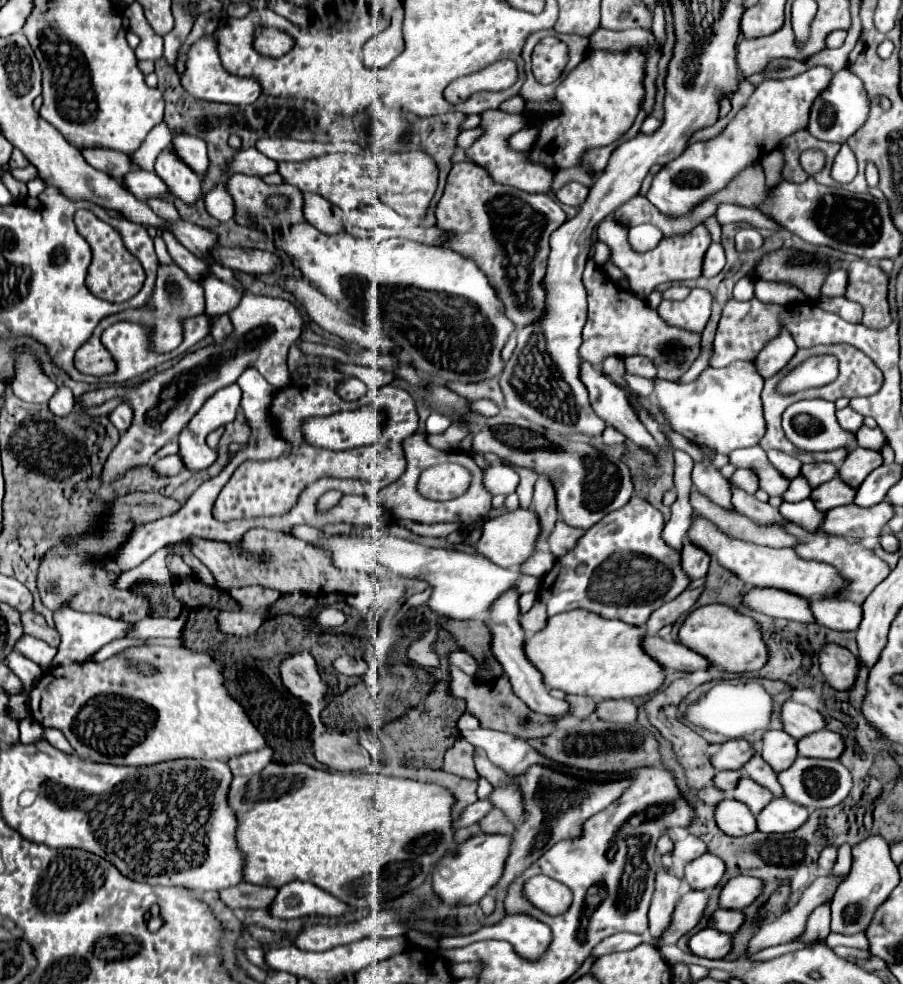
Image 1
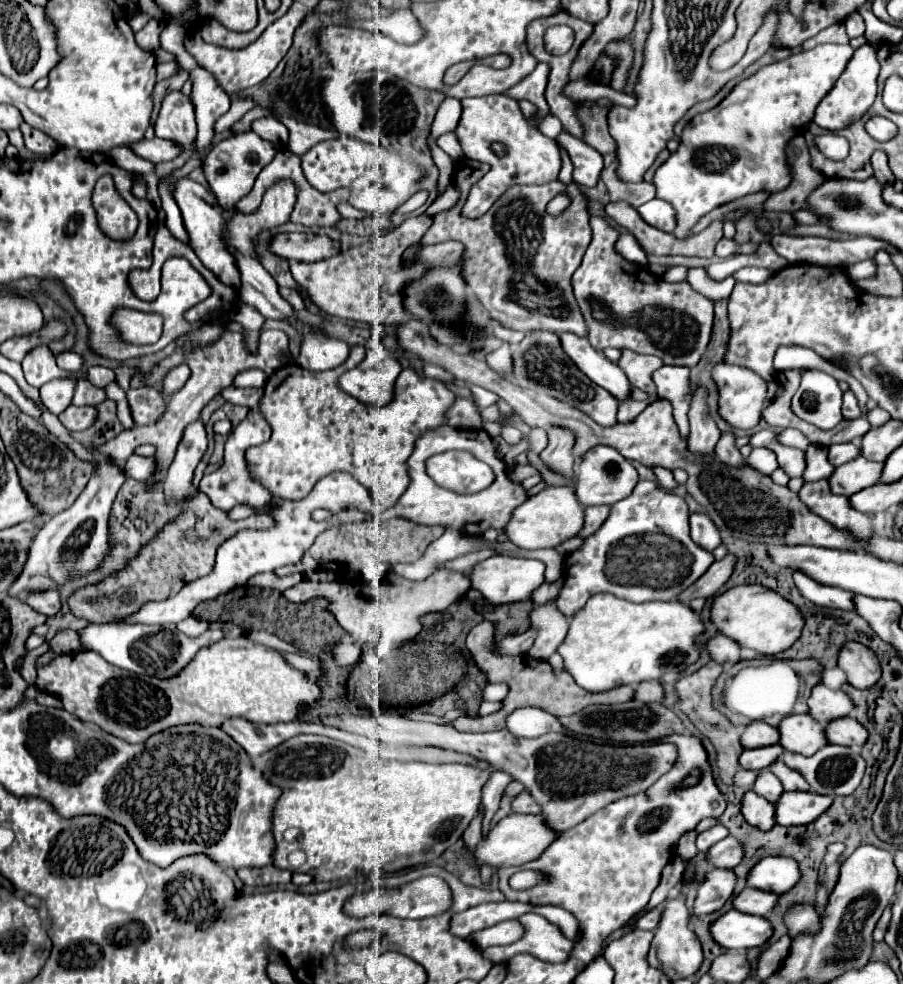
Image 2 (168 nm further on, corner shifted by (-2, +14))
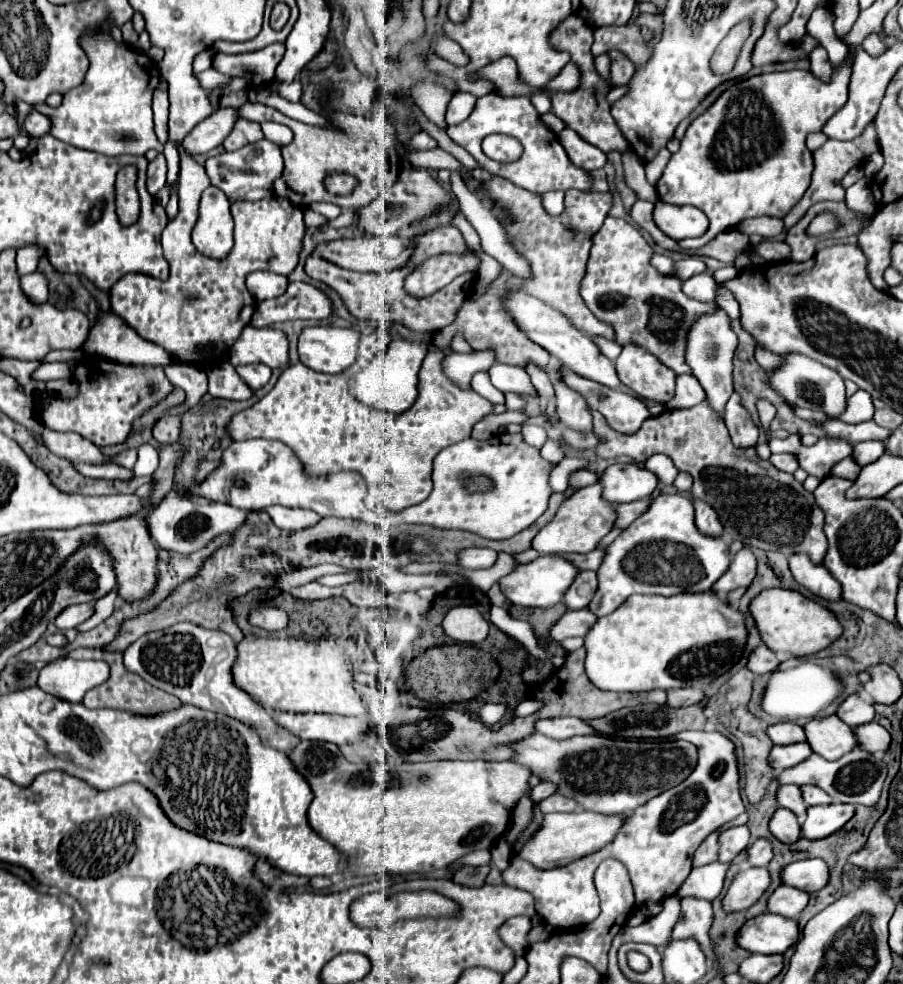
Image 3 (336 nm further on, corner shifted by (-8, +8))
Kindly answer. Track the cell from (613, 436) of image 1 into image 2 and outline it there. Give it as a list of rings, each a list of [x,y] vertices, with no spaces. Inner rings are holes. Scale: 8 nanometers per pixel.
[[[624,400],[622,404],[620,404],[620,408],[618,408],[618,422],[630,422],[630,420],[634,420],[646,406],[650,404],[650,400],[648,402],[636,402],[636,400]]]

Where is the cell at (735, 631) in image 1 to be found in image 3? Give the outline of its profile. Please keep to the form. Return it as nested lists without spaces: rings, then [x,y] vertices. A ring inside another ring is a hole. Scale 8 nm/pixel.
[[[782,588],[762,590],[760,596],[752,600],[750,612],[760,628],[762,640],[766,642],[770,650],[776,650],[776,652],[792,652],[796,656],[810,656],[828,648],[844,632],[834,612],[802,596],[796,590],[782,590]]]

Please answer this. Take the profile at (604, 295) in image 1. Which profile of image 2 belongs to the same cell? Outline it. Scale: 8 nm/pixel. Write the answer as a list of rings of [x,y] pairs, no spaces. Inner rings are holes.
[[[590,218],[590,226],[592,240],[580,268],[572,276],[572,286],[586,320],[592,348],[628,348],[640,354],[658,356],[664,364],[696,366],[712,332],[712,300],[694,292],[688,282],[664,282],[646,266],[624,260],[614,250],[620,232],[602,218]]]

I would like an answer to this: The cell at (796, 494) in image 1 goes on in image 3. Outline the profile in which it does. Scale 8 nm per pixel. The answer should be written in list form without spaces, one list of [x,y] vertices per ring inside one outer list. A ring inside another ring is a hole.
[[[844,458],[844,462],[838,462],[832,468],[832,474],[840,476],[840,478],[852,478],[852,480],[856,480],[858,474],[860,474],[860,470],[862,470],[862,466],[854,458]]]

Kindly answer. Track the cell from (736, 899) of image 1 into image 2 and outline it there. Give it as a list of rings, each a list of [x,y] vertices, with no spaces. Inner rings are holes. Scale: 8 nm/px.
[[[774,856],[760,860],[756,866],[752,866],[746,876],[746,884],[772,894],[782,894],[790,890],[798,882],[798,878],[800,872],[794,860],[784,856]]]

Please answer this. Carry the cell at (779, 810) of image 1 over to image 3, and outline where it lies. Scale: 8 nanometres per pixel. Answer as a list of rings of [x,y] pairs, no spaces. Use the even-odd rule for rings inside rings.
[[[828,804],[828,806],[810,806],[808,818],[802,824],[802,836],[808,840],[820,840],[838,832],[856,812],[852,804]]]

